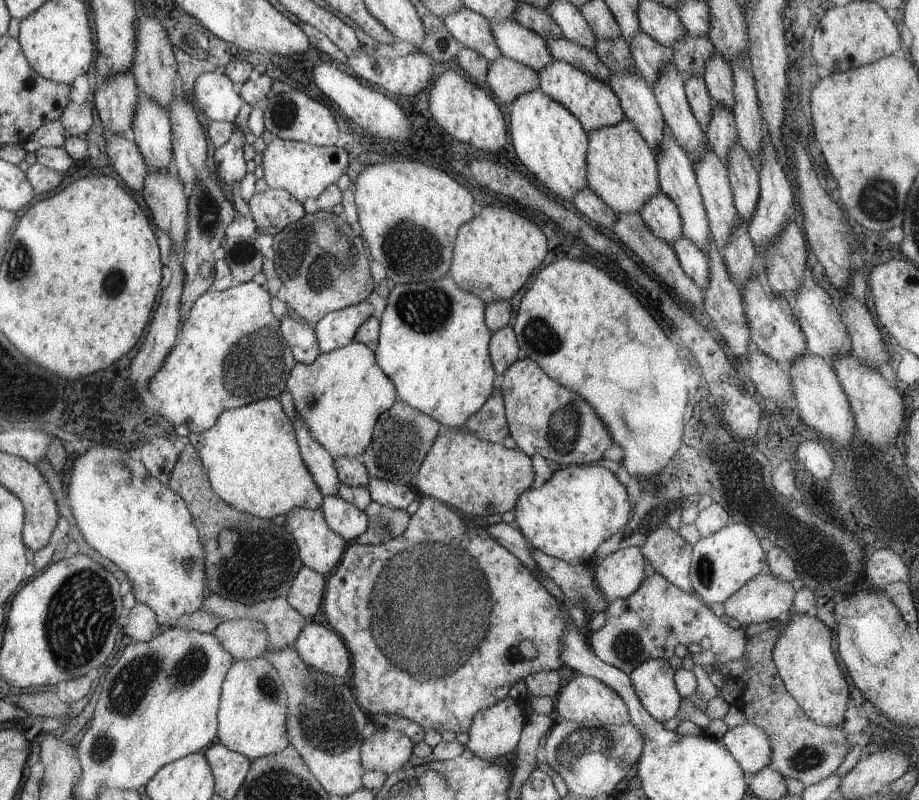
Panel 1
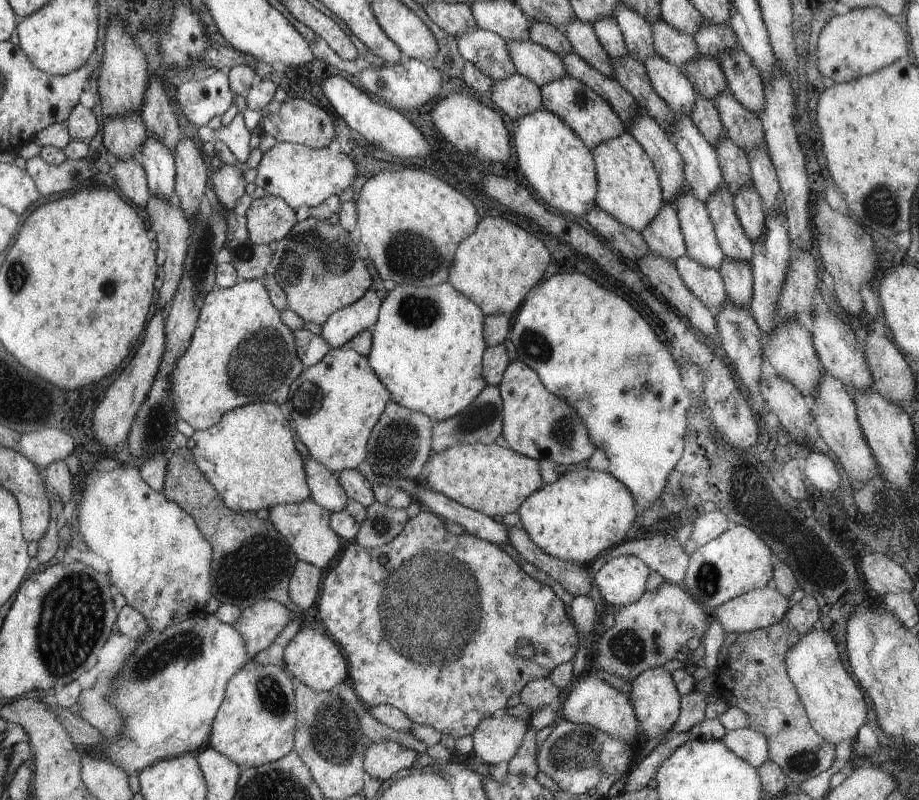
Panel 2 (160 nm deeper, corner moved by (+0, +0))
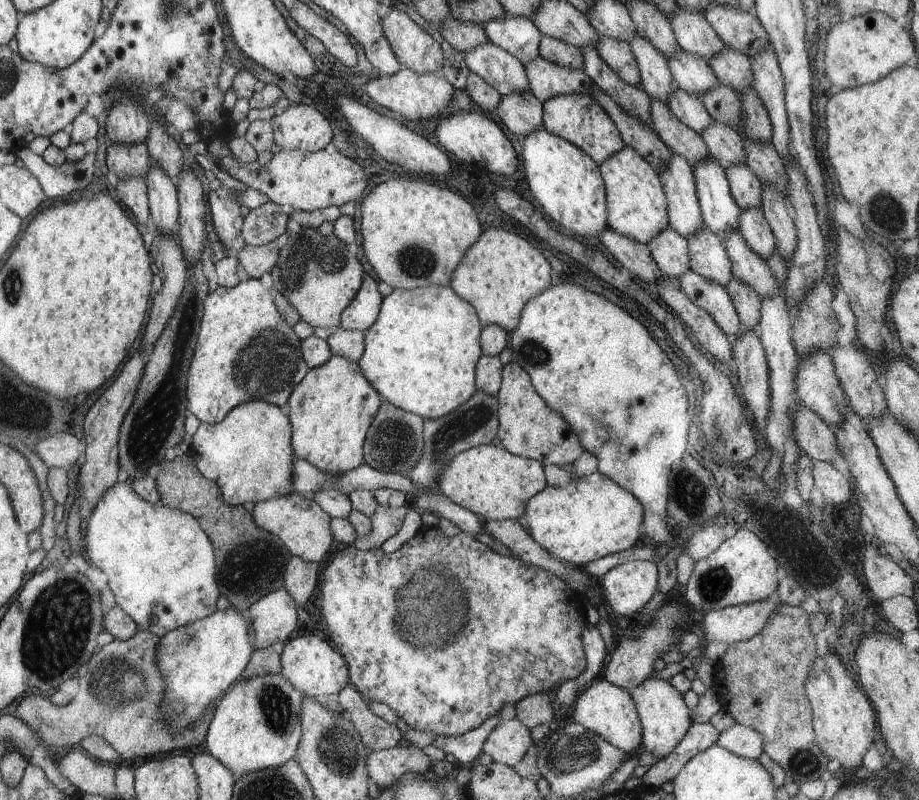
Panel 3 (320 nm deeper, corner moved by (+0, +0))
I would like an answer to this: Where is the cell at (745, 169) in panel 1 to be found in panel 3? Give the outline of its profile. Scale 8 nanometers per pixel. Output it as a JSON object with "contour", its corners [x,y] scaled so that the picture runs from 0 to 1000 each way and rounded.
{"contour":[[[823,259],[810,261],[805,269],[804,289],[812,305],[832,326],[842,318],[845,310],[843,295],[829,261]]]}

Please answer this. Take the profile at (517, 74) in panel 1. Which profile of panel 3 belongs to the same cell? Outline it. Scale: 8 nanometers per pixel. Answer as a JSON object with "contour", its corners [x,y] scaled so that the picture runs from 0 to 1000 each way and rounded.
{"contour":[[[566,114],[545,123],[540,143],[555,165],[572,173],[591,158],[591,129],[578,115]]]}

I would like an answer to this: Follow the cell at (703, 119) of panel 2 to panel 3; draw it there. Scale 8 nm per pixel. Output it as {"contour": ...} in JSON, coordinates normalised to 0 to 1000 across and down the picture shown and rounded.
{"contour":[[[776,150],[762,170],[770,184],[773,198],[781,201],[788,211],[793,211],[799,206],[811,205],[811,178],[808,176],[808,170],[802,163]]]}

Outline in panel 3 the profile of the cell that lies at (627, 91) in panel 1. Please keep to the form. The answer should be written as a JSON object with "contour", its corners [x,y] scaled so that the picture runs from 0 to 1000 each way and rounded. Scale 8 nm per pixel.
{"contour":[[[730,190],[729,203],[716,218],[726,248],[728,283],[746,298],[766,286],[751,204]]]}

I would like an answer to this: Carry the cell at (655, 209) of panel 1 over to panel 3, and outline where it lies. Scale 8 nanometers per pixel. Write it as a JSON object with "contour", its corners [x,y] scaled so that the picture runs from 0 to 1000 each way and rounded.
{"contour":[[[731,284],[724,285],[704,305],[712,328],[720,343],[734,355],[751,338],[751,316],[746,296],[740,295]]]}

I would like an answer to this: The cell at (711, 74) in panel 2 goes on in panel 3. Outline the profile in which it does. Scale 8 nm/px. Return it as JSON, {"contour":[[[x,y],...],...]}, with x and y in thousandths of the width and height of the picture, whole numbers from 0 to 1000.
{"contour":[[[782,103],[777,113],[765,118],[762,124],[777,151],[803,164],[808,155],[804,119],[798,110]]]}

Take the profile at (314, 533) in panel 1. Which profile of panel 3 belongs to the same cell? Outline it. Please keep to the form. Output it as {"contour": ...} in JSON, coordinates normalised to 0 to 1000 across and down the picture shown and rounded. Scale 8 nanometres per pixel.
{"contour":[[[316,614],[303,623],[281,626],[273,643],[282,659],[301,669],[310,679],[318,696],[330,698],[333,703],[348,703],[361,685],[362,665],[359,665],[361,660],[359,645],[342,624],[333,624],[326,616]]]}

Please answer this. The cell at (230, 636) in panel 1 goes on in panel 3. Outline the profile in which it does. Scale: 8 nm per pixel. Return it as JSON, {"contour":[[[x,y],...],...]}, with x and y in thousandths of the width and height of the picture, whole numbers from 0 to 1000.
{"contour":[[[309,735],[291,743],[268,764],[276,783],[276,811],[309,804],[324,785],[321,748]]]}

